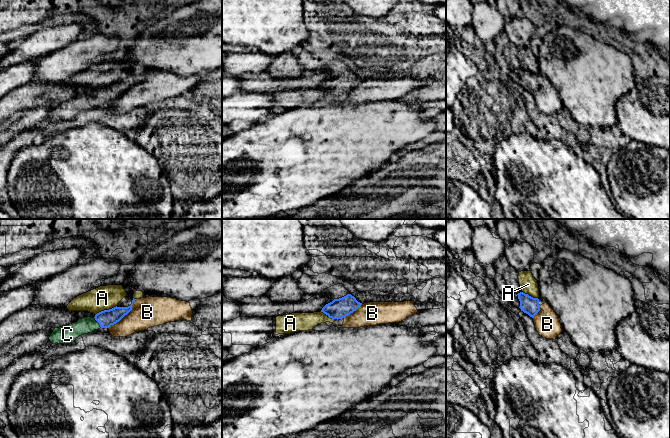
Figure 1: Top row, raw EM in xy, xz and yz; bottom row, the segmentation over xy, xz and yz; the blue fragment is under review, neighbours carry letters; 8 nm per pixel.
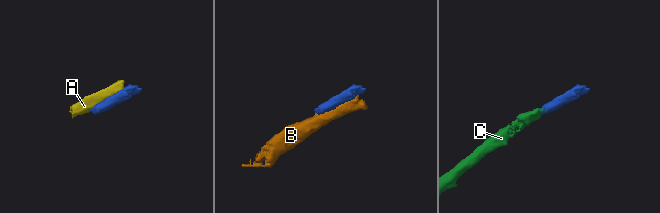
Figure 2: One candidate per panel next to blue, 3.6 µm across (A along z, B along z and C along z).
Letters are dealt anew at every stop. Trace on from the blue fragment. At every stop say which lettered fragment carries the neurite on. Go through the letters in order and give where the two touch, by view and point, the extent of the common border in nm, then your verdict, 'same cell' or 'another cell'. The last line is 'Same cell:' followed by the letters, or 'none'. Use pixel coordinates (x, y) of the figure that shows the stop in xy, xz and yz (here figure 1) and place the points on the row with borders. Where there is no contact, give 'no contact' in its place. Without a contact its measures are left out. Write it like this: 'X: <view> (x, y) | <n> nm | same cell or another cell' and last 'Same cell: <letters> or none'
A: xy (105, 310) | 190 nm | another cell
B: xy (124, 315) | 340 nm | another cell
C: xy (97, 321) | 110 nm | same cell
Same cell: C

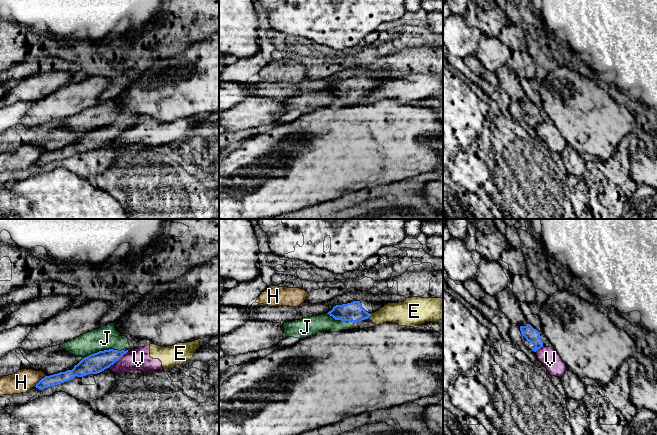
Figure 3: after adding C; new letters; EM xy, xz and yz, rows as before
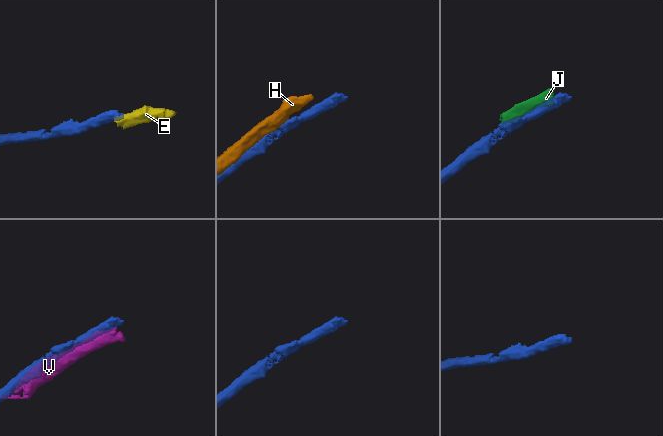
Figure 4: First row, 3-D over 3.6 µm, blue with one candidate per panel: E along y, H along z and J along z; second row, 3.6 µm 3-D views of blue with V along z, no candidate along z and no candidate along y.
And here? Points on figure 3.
E: xz (370, 315) | 70 nm | another cell
H: xy (39, 381) | 130 nm | another cell
J: xy (104, 350) | 320 nm | another cell
V: xy (117, 360) | 200 nm | another cell
Same cell: none

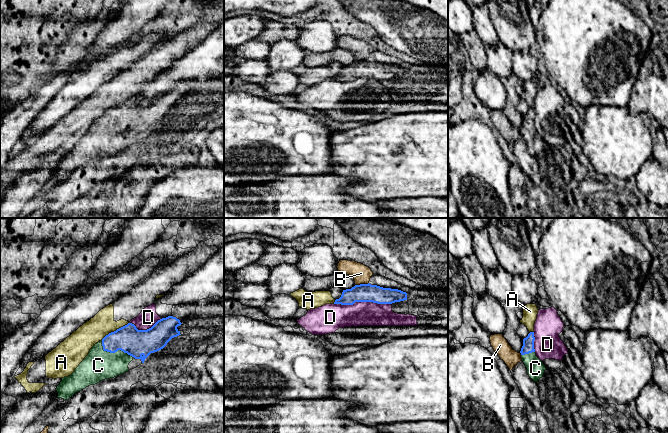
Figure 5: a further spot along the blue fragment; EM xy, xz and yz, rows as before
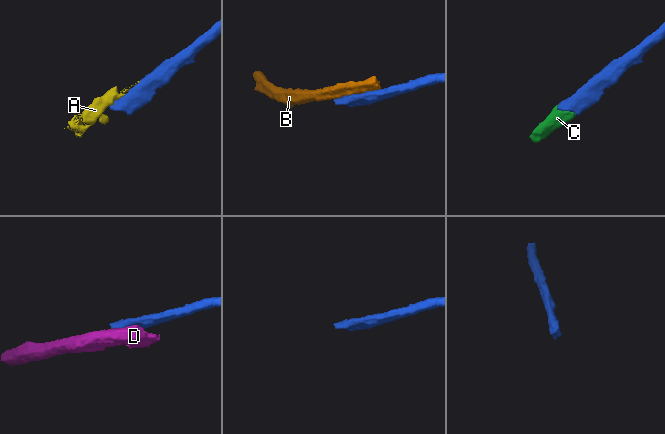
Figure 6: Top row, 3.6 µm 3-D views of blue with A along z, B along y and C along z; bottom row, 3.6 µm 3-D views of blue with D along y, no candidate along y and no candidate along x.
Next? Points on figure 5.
A: xy (116, 330) | 280 nm | another cell
B: xz (361, 284) | 110 nm | another cell
C: xy (112, 352) | 260 nm | same cell
D: xz (362, 301) | 460 nm | another cell
Same cell: C

